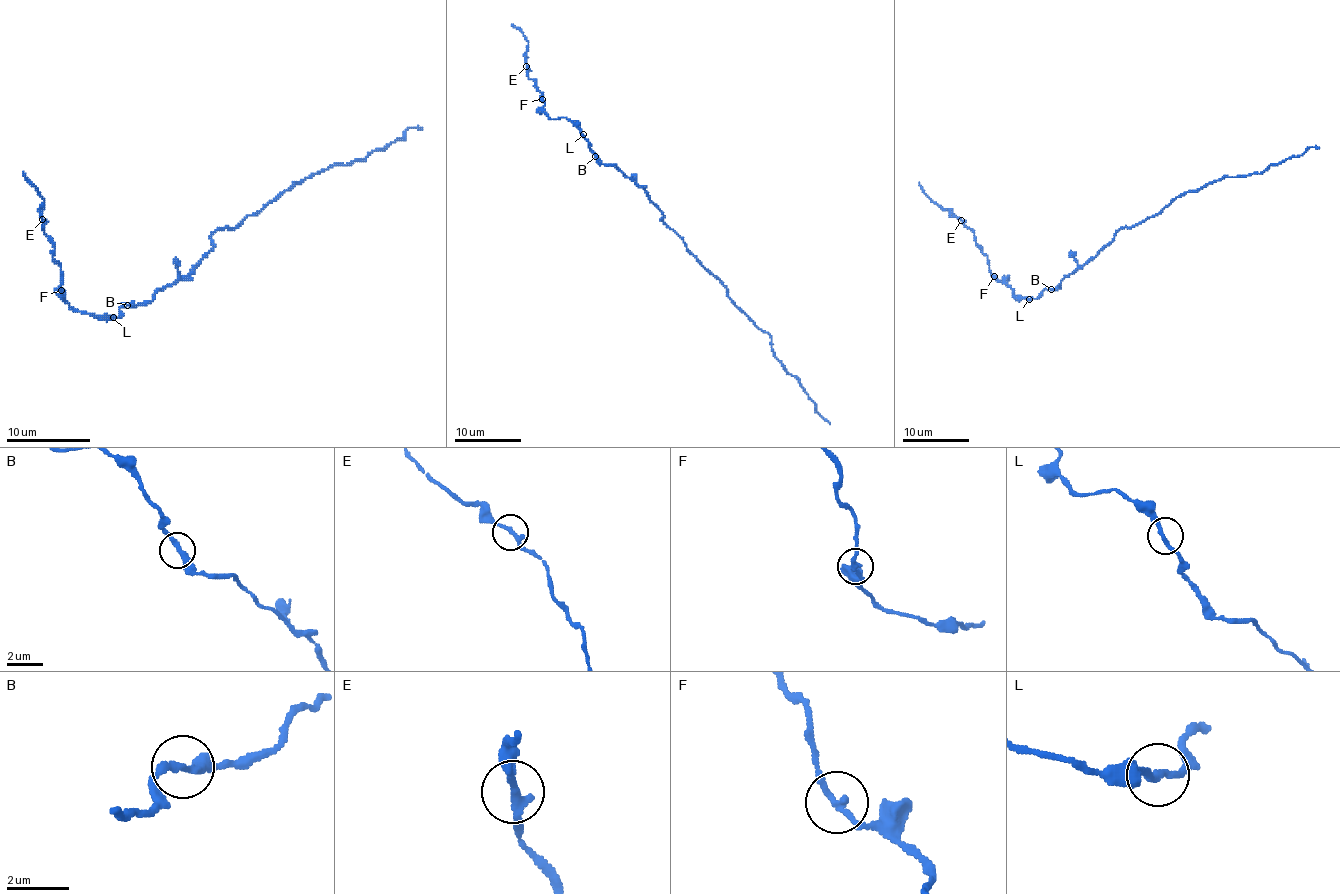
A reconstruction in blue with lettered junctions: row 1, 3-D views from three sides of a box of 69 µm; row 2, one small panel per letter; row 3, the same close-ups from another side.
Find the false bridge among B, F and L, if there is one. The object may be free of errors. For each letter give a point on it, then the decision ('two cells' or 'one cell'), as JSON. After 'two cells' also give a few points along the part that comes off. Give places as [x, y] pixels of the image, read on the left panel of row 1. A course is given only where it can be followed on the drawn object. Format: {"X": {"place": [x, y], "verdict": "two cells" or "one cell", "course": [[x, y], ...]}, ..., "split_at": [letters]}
{"B": {"place": [127, 305], "verdict": "one cell"}, "F": {"place": [61, 290], "verdict": "one cell"}, "L": {"place": [113, 317], "verdict": "one cell"}, "split_at": []}

